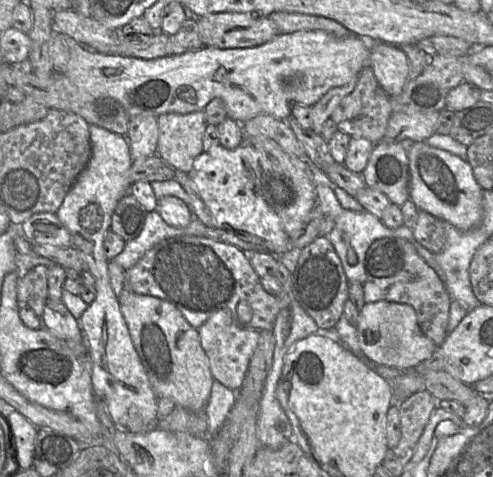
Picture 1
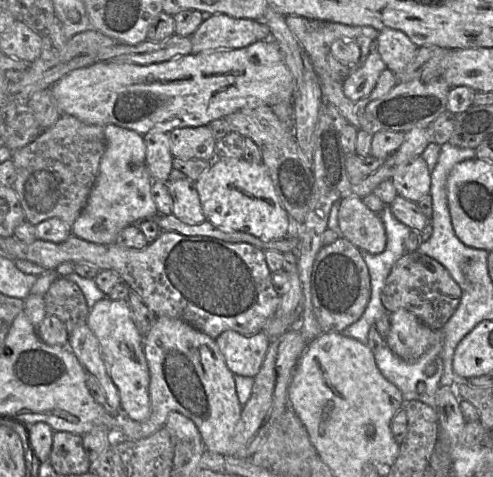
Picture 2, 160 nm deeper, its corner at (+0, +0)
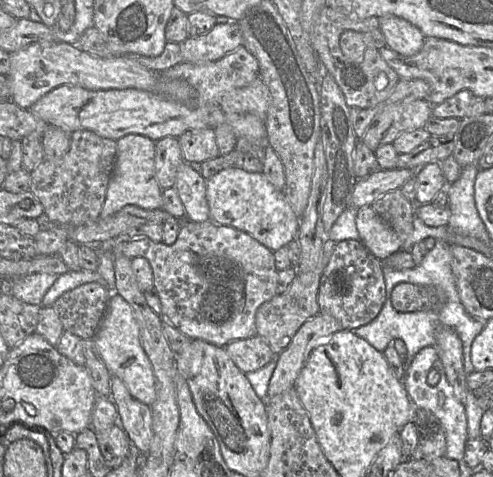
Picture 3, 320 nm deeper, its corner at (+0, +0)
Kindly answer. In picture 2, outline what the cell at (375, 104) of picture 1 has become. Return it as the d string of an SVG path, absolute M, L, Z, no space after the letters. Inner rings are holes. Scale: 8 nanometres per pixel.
M295 15L286 16L285 21L289 30L312 62L320 81L324 101L334 105L349 124L360 130L362 116L365 113L367 105L388 94L398 83L398 77L389 69L384 70L379 76L375 88L368 97L358 101L352 101L345 96L343 83L356 66L345 66L337 61L331 53L331 46L333 42L338 39L353 40L360 47L361 55L358 65L361 65L370 54L370 46L372 42L378 38L379 31L370 26L349 26L341 23L307 19Z

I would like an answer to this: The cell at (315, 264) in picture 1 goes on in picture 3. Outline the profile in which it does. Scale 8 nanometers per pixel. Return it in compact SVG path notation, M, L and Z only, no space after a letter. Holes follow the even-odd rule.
M360 240L336 242L319 284L319 314L335 318L341 330L353 330L368 324L381 311L386 300L383 263Z

